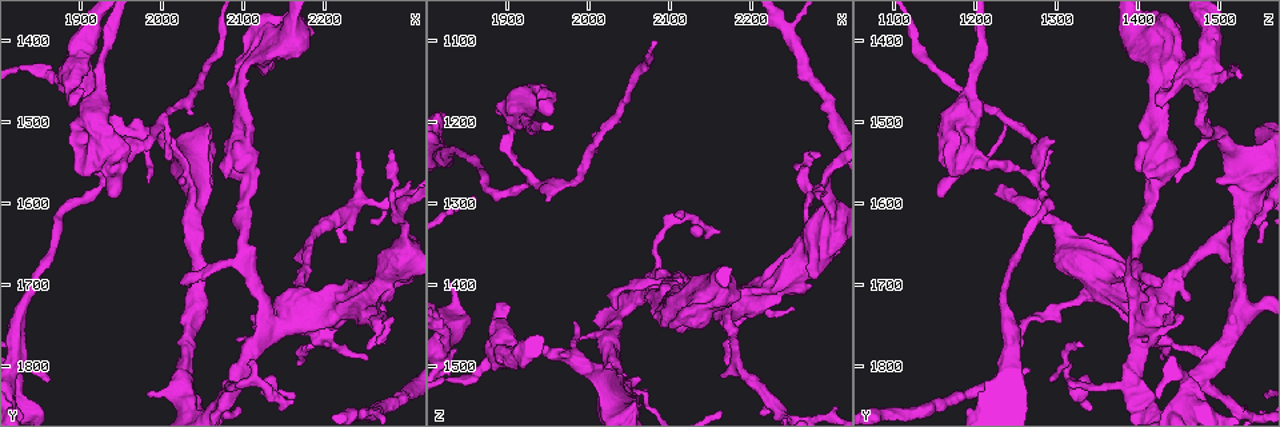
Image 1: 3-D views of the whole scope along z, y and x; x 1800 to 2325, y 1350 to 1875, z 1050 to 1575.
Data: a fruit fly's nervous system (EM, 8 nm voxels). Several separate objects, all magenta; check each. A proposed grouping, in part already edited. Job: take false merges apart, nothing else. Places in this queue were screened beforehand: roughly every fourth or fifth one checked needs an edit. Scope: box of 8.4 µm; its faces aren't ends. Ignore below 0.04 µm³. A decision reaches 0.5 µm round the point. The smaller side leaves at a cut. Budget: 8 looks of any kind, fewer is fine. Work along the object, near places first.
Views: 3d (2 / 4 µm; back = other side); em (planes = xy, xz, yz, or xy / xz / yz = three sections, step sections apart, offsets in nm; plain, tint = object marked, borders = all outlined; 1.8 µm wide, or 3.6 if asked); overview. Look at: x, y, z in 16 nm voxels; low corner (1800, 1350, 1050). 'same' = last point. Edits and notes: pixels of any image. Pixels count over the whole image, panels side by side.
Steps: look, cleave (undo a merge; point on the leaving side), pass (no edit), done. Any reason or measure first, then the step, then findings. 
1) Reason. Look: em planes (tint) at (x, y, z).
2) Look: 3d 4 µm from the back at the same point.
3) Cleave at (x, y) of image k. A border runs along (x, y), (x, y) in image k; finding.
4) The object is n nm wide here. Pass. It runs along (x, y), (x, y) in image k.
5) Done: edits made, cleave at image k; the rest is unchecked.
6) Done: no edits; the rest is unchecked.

Thick turns thin. Look: 3d 4 µm at (2200, 1725, 1410).

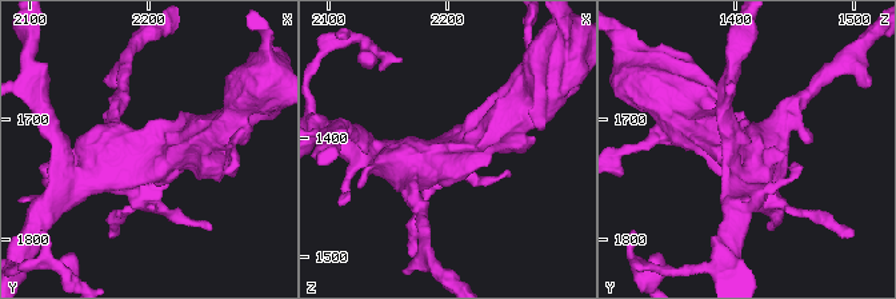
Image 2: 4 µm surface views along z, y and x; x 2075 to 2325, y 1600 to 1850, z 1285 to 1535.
Shape alone is not enough. Look: em planes (tint) at (2196, 1728, 1416).

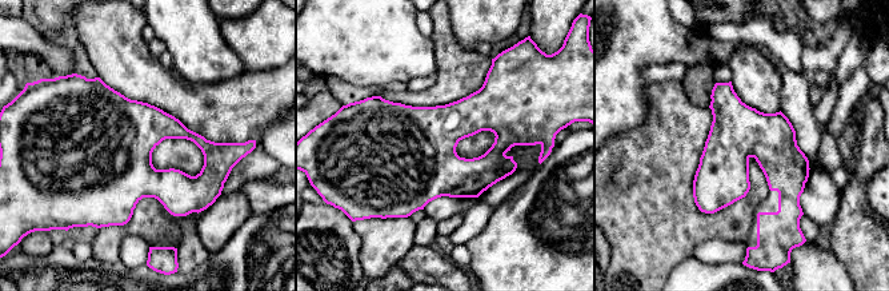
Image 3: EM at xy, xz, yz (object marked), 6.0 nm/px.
The object is 360 nm wide here. Pass. Continuous, no second neuron.

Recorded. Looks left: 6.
Closes a loop. Look: 3d 2 µm at (1935, 1525, 1165).

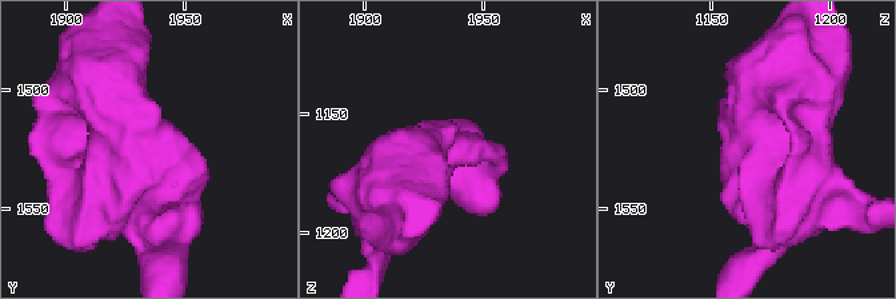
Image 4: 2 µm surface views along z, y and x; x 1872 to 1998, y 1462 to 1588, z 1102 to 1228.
Shape alone is not enough. Look: em planes (tint) at (1933, 1525, 1165).

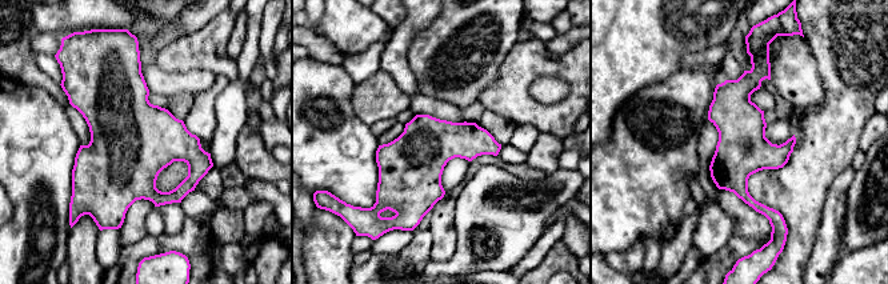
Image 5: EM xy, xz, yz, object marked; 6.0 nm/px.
Pass. Continuous, no second neuron.

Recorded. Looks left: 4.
Look: em 3.6 µm yz step 16 (tint) at (2135, 1400, 1415).

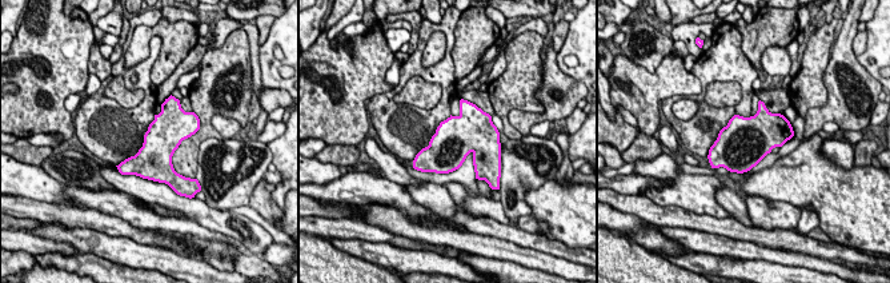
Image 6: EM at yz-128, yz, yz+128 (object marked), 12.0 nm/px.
Another direction. Look: em 3.6 µm planes (tint) at the same point.

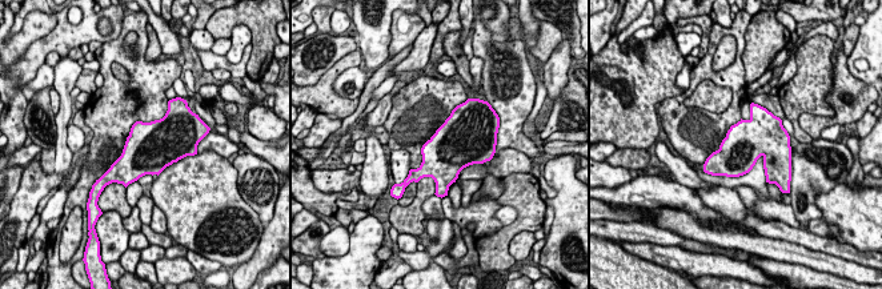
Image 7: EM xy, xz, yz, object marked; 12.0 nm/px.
Pass. Continuous, no second neuron.

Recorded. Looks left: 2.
Done: no edits; the rest is unchecked.

